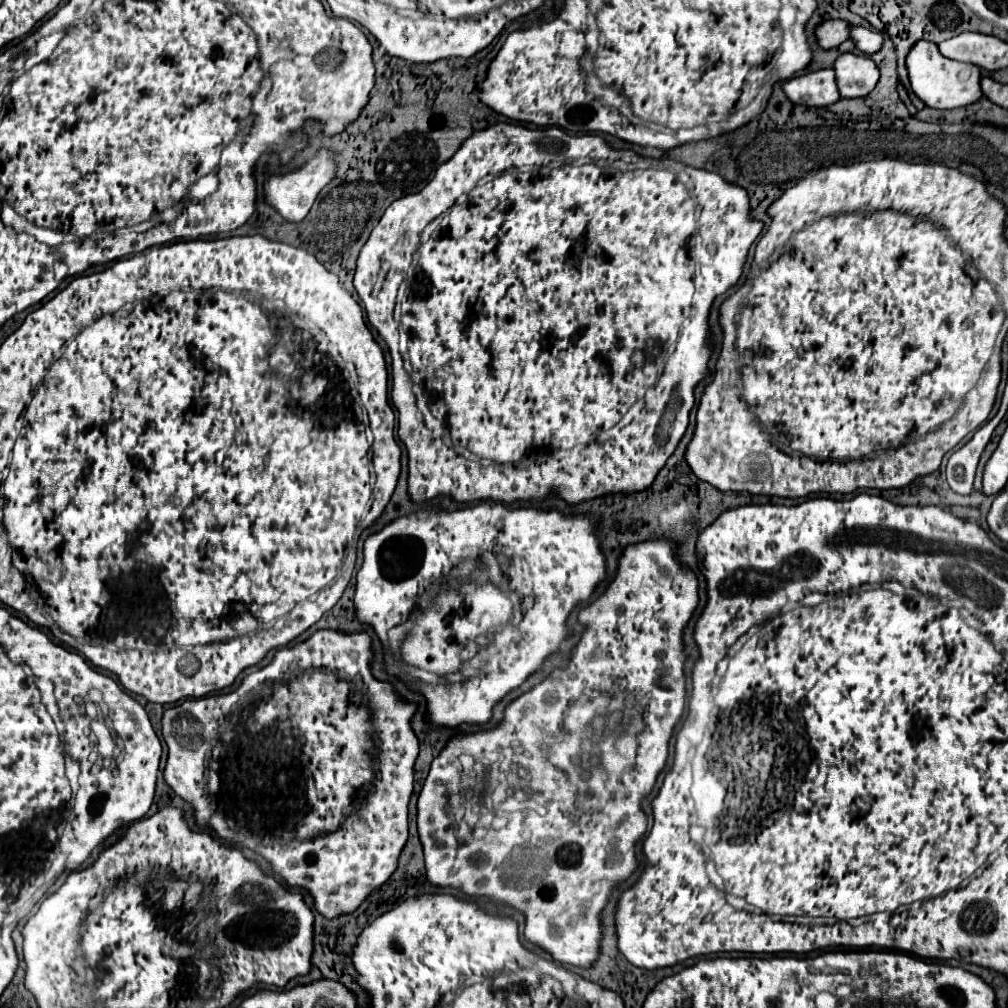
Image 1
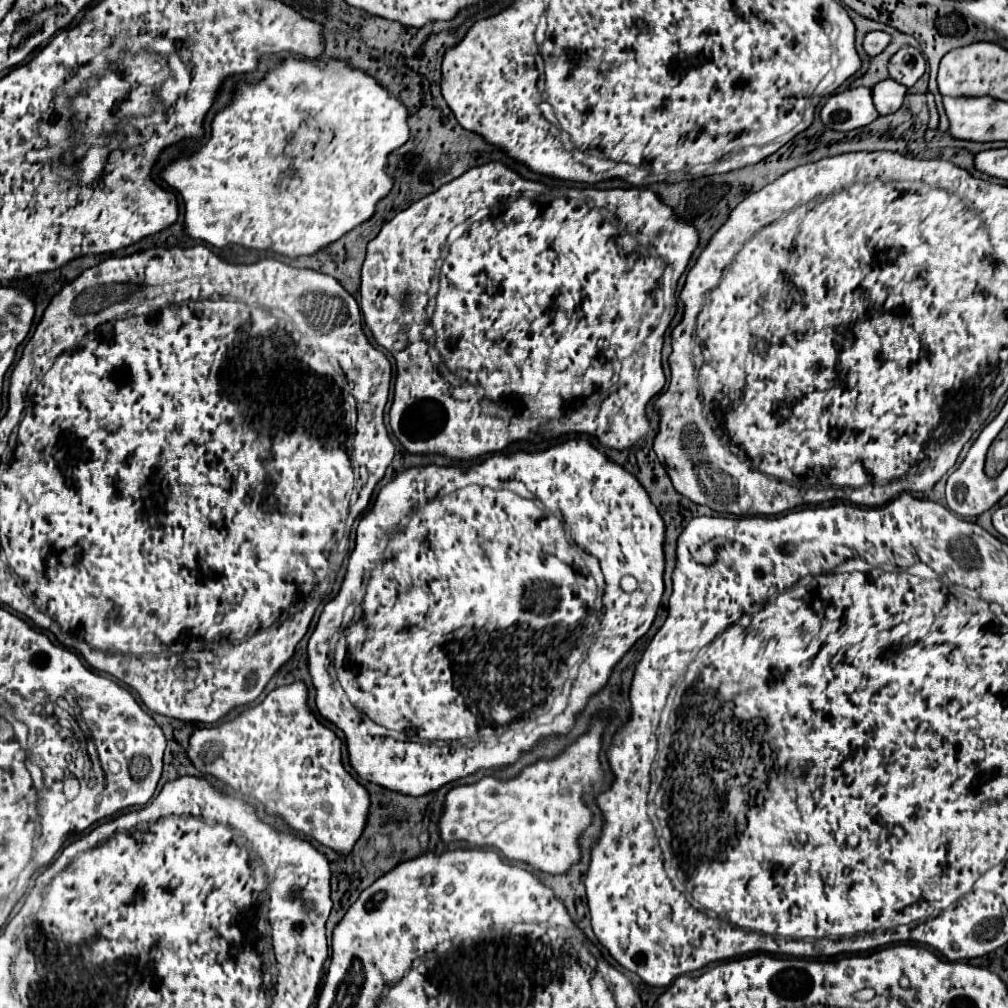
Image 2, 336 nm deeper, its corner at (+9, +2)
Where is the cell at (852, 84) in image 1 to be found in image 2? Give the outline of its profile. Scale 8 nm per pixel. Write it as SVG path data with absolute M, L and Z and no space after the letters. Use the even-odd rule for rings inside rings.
M883 80L875 84L873 88L873 100L881 116L893 114L903 106L903 98L907 94L907 88L895 80Z

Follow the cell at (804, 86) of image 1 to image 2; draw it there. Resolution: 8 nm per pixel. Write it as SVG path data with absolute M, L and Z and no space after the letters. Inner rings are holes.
M863 86L849 88L841 94L829 96L819 114L825 126L837 132L865 128L879 118L879 112L875 110L871 98L871 88Z

